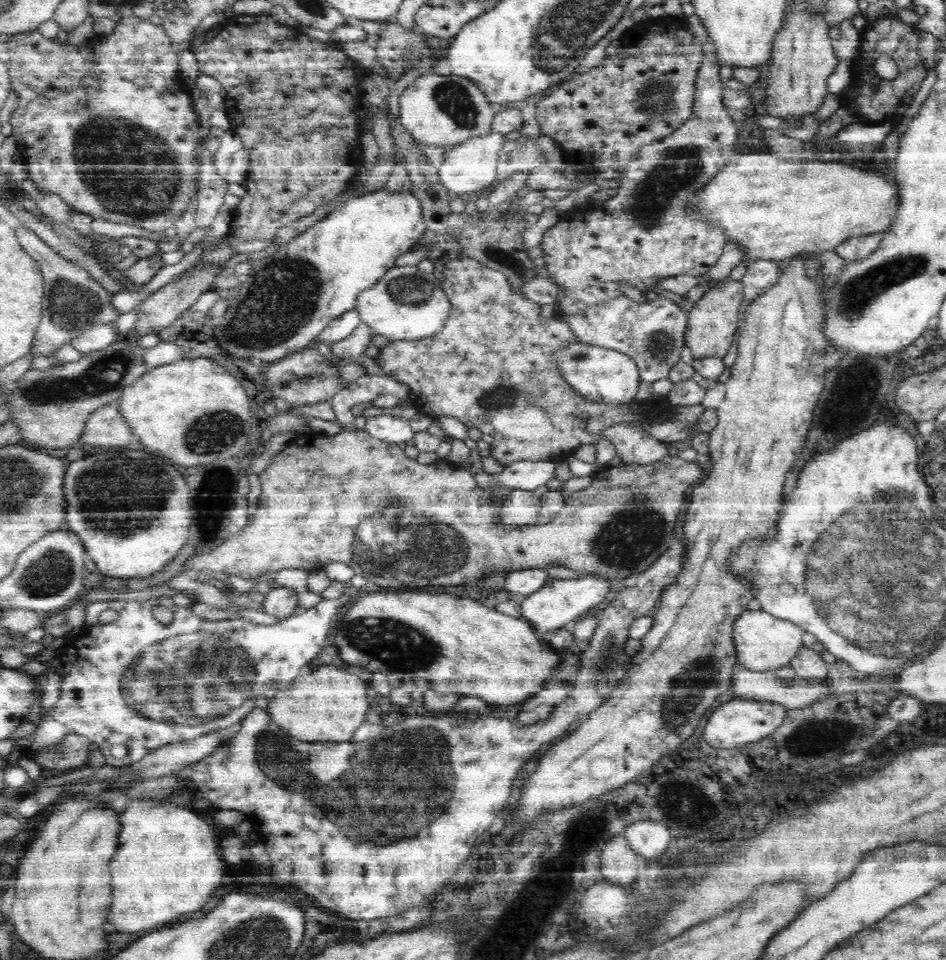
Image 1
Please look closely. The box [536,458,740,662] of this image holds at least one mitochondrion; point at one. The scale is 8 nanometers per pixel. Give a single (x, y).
(634, 533)

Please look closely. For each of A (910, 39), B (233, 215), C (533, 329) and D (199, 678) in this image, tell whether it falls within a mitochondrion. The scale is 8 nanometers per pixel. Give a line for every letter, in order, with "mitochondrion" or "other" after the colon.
A: other
B: other
C: other
D: mitochondrion

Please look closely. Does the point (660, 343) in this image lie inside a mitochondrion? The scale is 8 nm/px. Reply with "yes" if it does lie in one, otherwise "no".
yes

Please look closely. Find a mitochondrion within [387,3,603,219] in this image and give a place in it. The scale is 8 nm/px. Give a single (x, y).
(452, 99)

